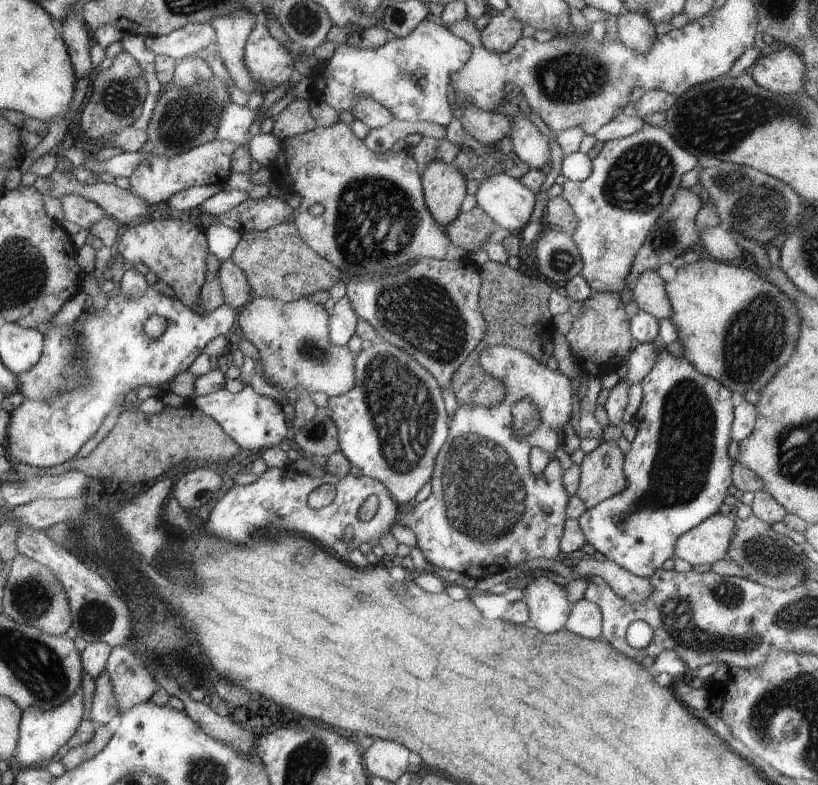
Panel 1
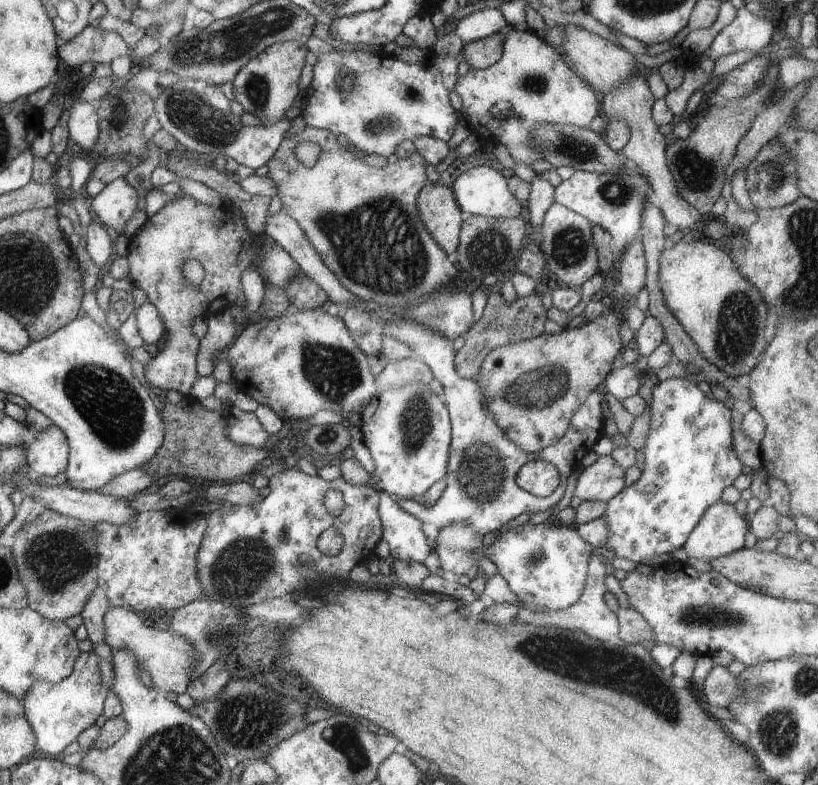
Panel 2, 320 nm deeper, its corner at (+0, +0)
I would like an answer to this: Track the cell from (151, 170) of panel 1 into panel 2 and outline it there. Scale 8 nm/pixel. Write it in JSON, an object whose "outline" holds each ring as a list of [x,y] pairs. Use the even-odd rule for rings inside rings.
{"outline":[[[124,177],[114,180],[111,184],[106,185],[106,188],[95,198],[87,201],[89,209],[95,219],[99,219],[101,224],[113,234],[114,237],[119,237],[124,234],[124,224],[138,212],[139,196],[130,185],[130,182],[125,180]]]}

